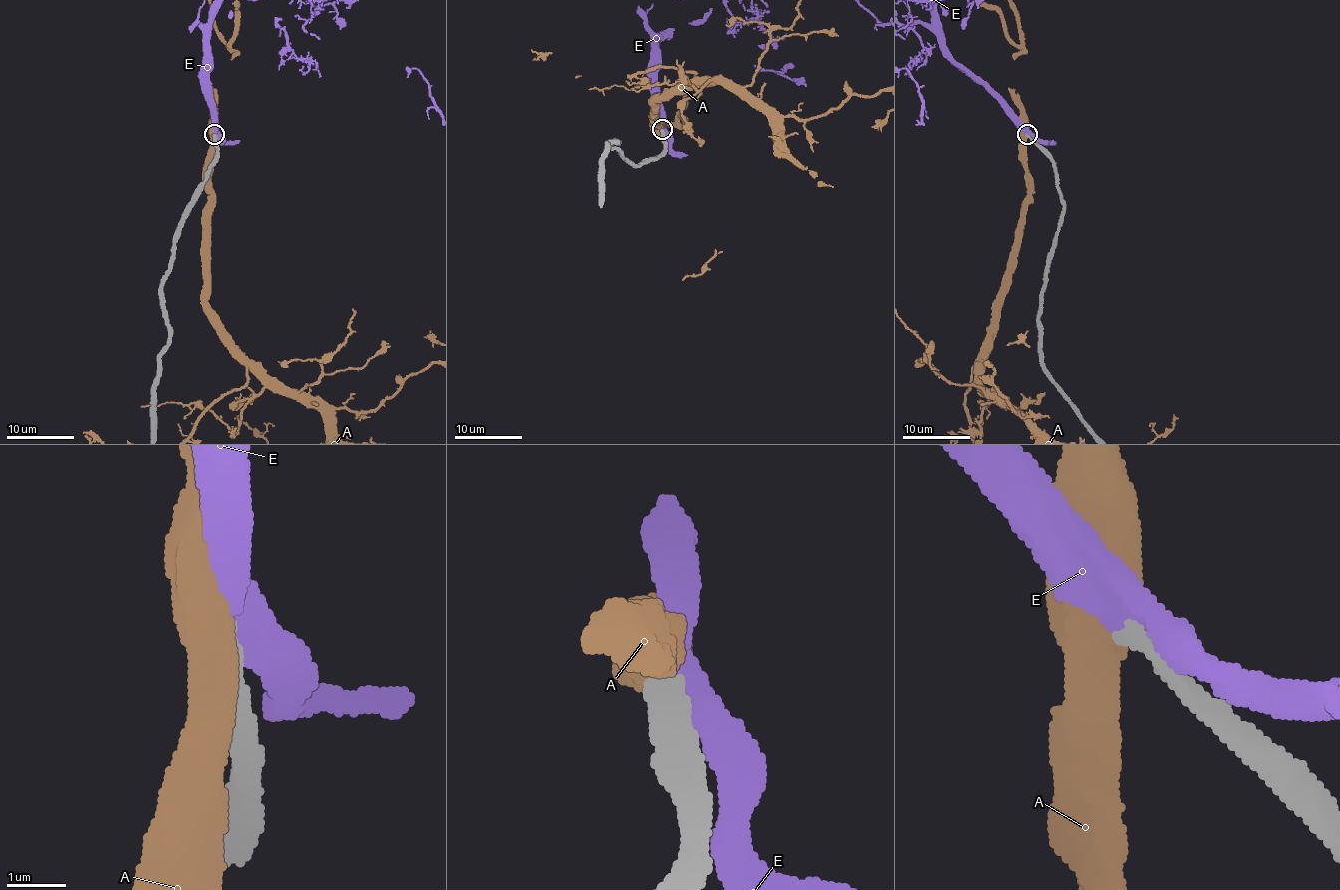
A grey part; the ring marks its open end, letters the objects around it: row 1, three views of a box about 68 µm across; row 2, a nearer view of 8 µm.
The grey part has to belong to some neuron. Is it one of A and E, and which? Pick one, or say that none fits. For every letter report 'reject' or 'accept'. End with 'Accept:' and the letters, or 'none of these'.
A: reject
E: accept
Accept: E

